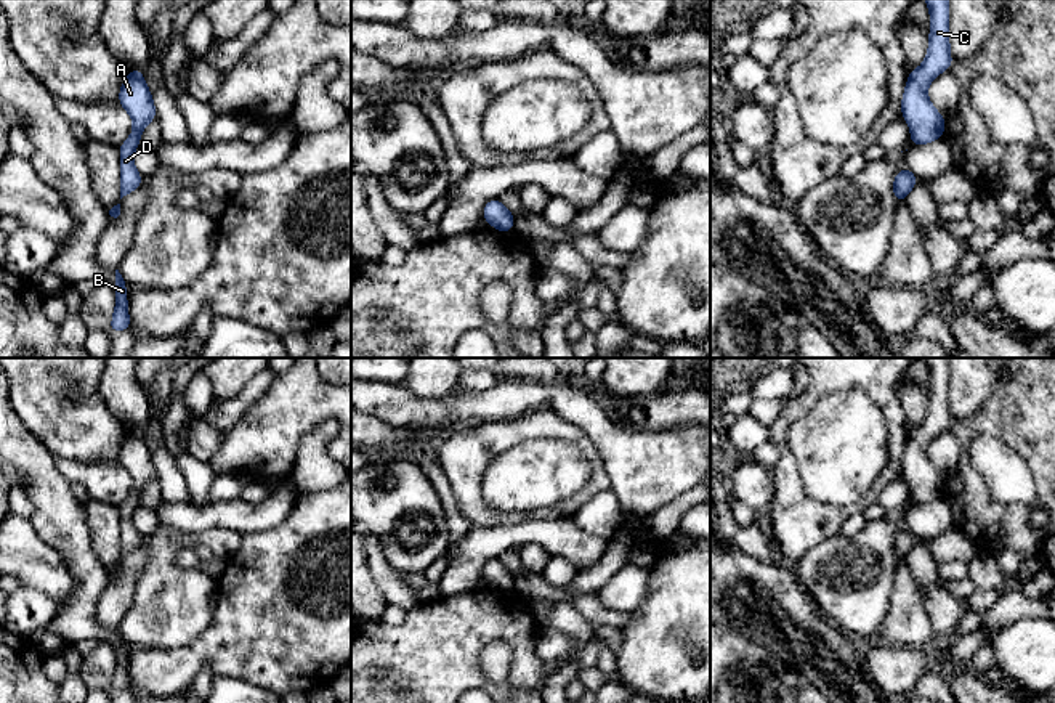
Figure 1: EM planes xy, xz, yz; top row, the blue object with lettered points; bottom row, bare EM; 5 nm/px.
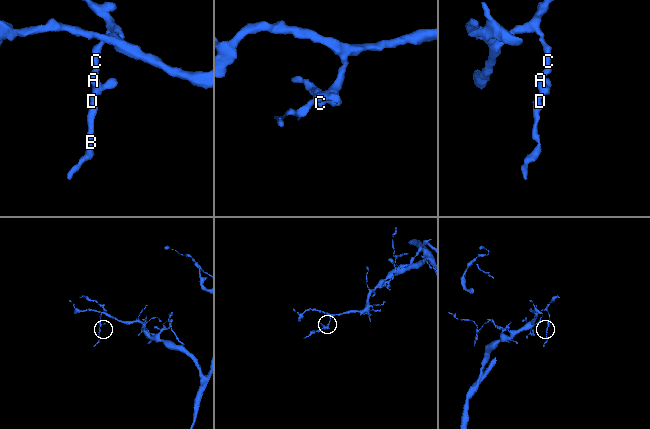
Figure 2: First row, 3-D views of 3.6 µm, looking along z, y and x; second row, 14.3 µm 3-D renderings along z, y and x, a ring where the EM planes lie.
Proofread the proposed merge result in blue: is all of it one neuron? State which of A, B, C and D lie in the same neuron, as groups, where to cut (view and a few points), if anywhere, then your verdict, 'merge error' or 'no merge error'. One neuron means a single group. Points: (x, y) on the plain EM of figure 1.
A B C D | no cut | no merge error

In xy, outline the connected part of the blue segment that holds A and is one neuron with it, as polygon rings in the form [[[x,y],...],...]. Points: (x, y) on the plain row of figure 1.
[[[131,429],[120,446],[119,464],[133,478],[133,491],[117,509],[120,512],[120,559],[143,542],[133,523],[133,512],[139,506],[144,486],[157,477],[151,451],[144,443],[143,430]]]

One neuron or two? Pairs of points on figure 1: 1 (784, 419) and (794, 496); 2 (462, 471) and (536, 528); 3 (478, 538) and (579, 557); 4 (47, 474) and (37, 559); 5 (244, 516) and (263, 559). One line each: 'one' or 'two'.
1: one
2: two
3: one
4: two
5: two

